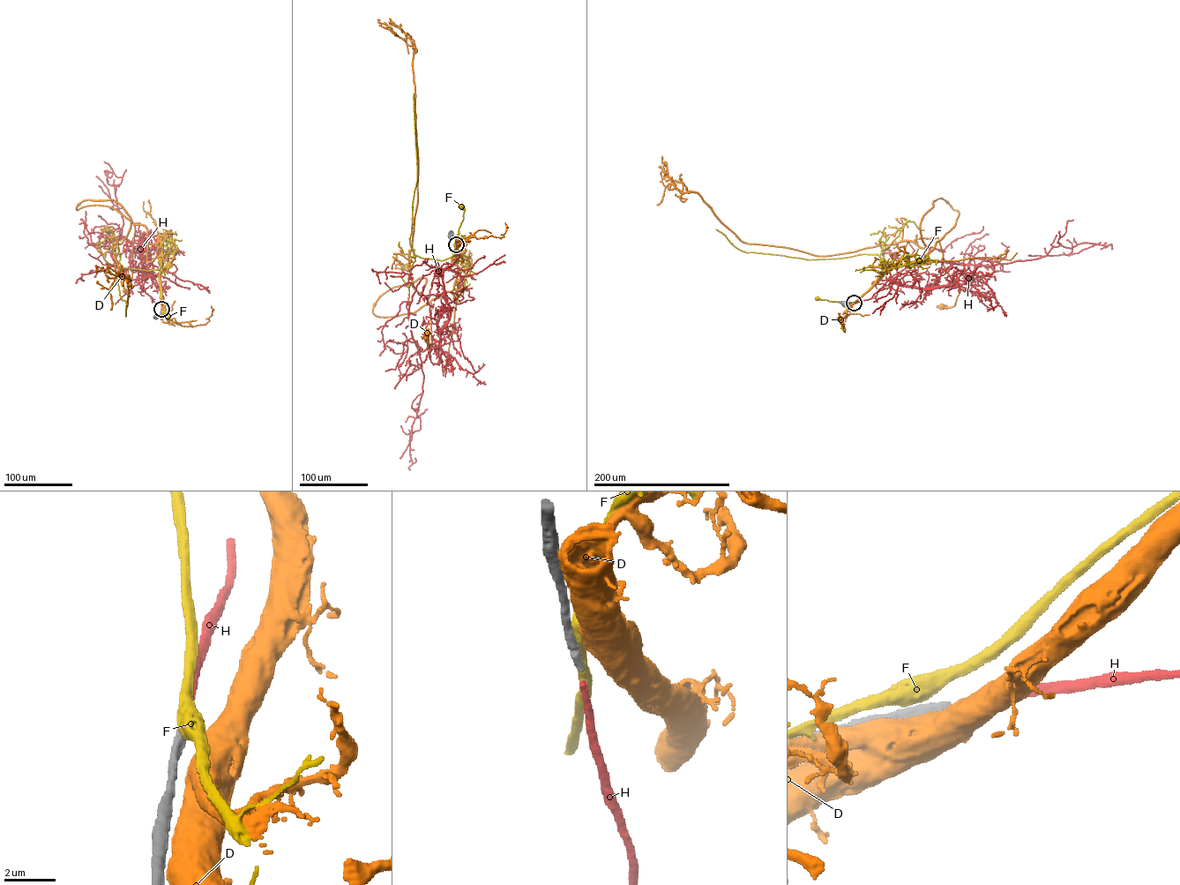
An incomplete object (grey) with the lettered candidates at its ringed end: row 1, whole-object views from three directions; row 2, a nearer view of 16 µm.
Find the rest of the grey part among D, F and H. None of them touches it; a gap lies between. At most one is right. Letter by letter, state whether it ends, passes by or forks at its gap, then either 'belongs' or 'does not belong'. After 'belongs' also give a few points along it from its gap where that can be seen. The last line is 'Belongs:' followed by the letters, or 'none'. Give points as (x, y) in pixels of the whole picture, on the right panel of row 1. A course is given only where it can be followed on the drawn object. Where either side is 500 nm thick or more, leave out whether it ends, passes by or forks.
D: does not belong
F: does not belong
H: it ends; belongs; course (855, 303), (893, 281), (889, 277), (927, 262), (1009, 263), (1041, 258), (1060, 243), (1110, 243), (1111, 249)
Belongs: H

